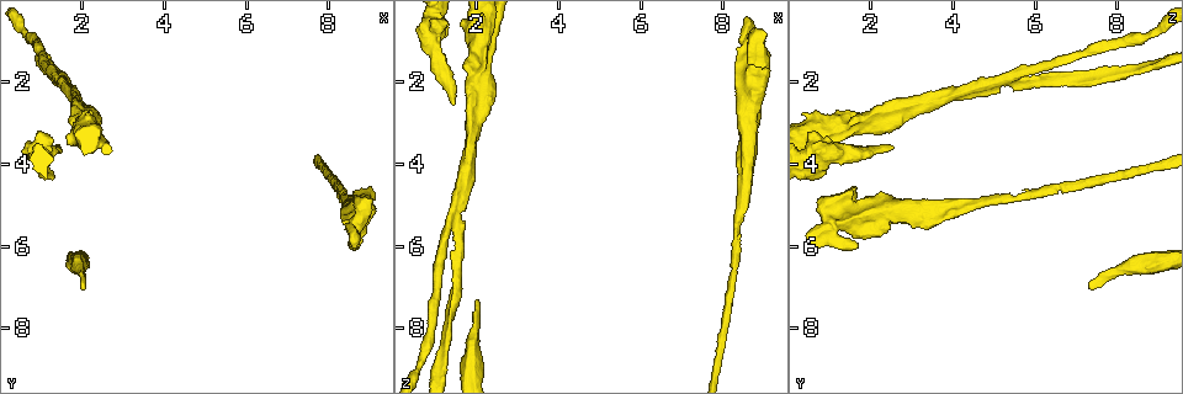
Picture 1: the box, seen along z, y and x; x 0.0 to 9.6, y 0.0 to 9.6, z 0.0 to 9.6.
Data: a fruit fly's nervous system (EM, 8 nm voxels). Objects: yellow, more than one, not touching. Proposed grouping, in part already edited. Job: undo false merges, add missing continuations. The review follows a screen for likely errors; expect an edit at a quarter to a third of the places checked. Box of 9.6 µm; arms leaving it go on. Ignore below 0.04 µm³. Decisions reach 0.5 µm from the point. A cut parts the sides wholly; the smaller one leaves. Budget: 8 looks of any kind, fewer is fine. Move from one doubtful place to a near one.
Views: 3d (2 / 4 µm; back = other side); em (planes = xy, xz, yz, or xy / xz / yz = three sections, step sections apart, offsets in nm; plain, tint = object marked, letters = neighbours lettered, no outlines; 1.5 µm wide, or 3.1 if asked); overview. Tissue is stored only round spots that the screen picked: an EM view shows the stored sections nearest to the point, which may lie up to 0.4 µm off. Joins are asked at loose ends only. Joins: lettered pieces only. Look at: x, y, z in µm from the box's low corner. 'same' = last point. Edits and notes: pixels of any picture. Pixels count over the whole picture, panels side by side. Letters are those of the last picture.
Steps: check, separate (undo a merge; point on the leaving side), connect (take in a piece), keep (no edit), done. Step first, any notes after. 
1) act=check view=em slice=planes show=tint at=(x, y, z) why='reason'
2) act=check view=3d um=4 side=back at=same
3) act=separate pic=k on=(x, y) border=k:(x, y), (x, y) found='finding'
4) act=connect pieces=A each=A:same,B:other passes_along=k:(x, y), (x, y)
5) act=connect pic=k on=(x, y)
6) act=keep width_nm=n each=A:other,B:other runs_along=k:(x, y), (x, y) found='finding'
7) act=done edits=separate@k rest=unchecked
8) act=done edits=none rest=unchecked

act=check view=3d um=2 side=back at=(1.40, 1.95, 5.20) why='three-way junction'

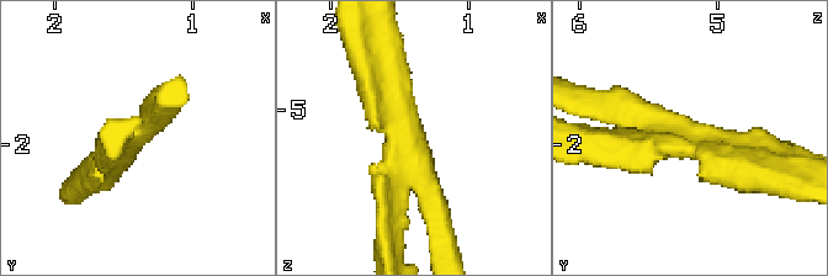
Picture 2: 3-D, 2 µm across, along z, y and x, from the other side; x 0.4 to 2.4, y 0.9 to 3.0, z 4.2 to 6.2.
act=check view=em slice=planes show=letters at=(1.42, 1.96, 5.22)

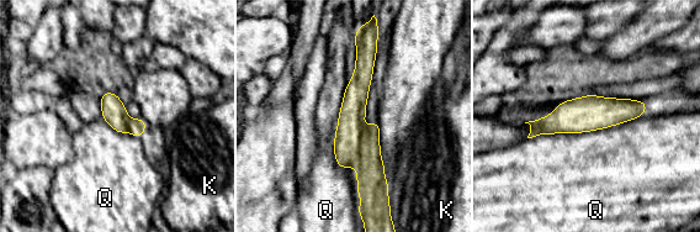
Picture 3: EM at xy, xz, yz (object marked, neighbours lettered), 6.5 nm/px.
act=separate pic=3 on=(350, 124) each=K:other,Q:other part_leaving=3:(360, 43), (362, 77), (343, 164) found='a second neuron is stuck on'

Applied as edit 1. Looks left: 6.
act=check view=overview

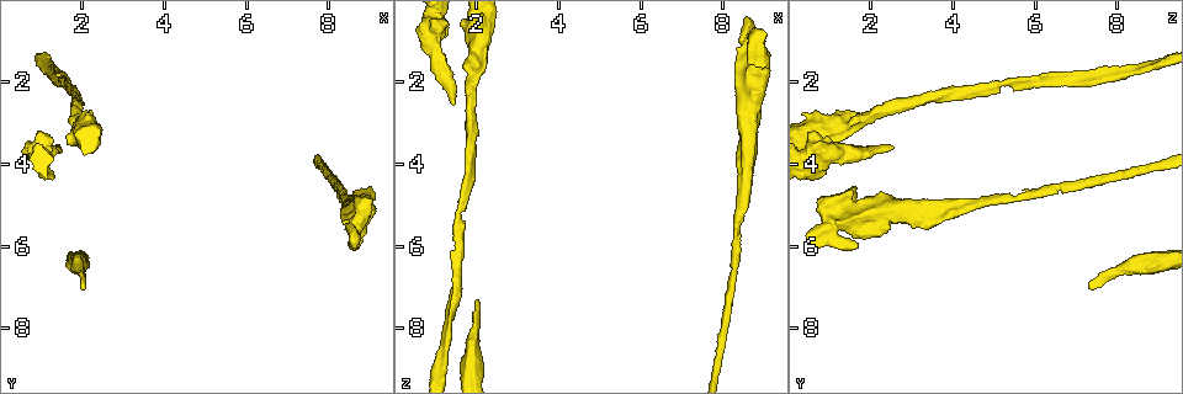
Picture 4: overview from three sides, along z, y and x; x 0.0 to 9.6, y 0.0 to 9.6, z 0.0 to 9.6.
act=check view=3d um=4 at=(1.95, 6.95, 7.30) why='an open end'

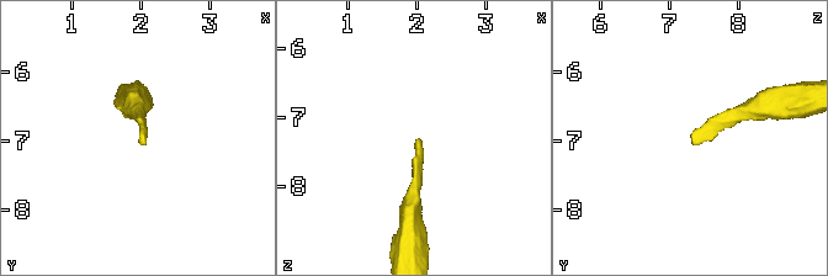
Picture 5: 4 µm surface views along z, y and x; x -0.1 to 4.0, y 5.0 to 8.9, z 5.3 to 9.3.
act=check view=em slice=planes show=letters at=(2.00, 6.90, 7.35) why='shape alone is not enough'

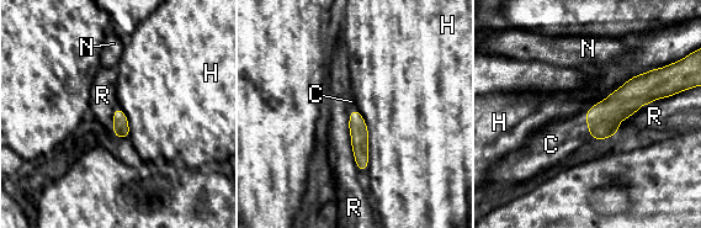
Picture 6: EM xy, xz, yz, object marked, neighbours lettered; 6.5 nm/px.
act=connect pieces=C each=C:same,H:other,N:other,R:other passes_along=6:(604, 117), (588, 126), (555, 142) found='the neuron continues'

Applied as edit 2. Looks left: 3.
act=check view=em slice=planes show=tint at=(8.65, 5.80, 1.05) why='abrupt turn'

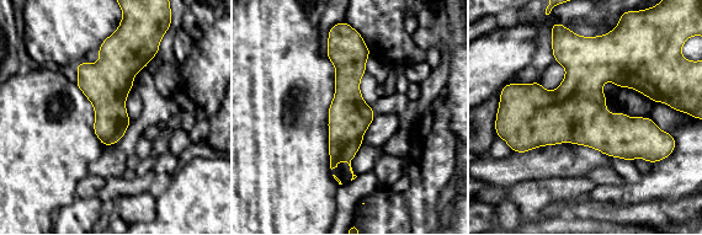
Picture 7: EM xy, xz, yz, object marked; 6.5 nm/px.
act=check view=em slice=planes show=letters at=same

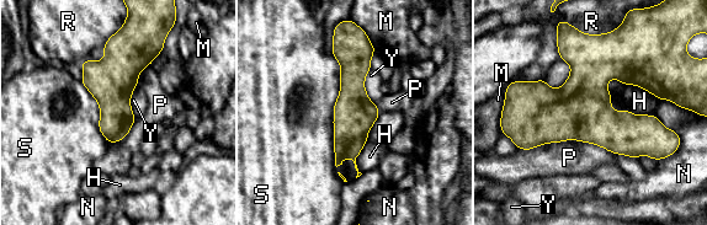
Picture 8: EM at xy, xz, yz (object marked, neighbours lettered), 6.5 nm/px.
act=keep each=H:other,M:other,N:other,P:other,R:other,S:other,Y:other border=8:(370, 69), (365, 91), (375, 105) found='all the same neuron'

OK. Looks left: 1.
act=done edits=separate@3,connect@6 rest=unchecked

